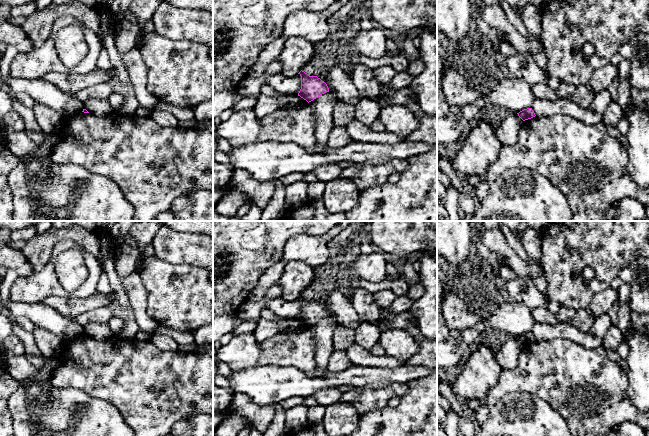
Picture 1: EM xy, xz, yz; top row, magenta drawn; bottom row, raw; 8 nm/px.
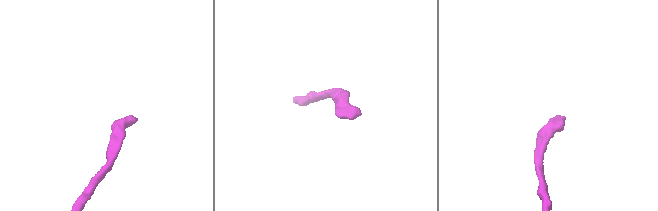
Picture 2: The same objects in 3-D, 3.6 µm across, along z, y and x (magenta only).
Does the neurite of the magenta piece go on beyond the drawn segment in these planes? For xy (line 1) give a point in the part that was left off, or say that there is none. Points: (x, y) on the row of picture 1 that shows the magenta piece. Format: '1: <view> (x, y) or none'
1: none

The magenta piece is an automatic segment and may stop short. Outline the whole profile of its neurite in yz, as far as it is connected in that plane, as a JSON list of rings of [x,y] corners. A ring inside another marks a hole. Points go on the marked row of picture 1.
[[[532,108],[524,109],[517,114],[523,121],[531,119],[536,116]]]

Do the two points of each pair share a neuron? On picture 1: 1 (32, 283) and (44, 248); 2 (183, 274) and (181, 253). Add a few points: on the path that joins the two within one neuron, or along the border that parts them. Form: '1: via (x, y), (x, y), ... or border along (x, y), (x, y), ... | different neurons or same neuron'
1: border along (50, 261), (34, 272) | different neurons
2: border along (159, 258), (170, 263), (188, 263), (202, 268) | different neurons

